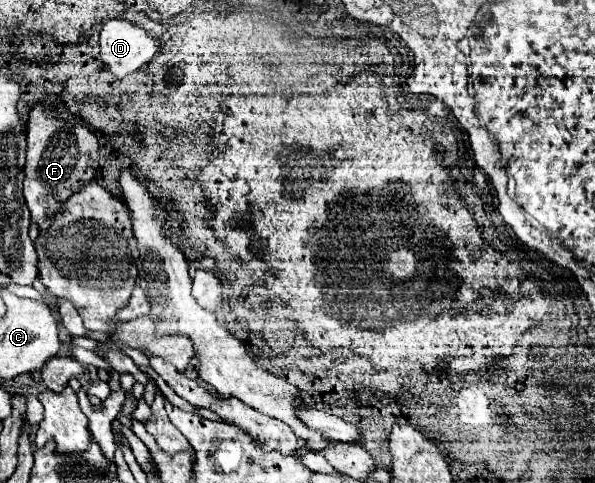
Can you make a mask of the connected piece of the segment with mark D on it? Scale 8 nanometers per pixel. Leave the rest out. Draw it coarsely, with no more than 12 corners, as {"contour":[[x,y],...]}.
{"contour":[[122,19],[104,23],[100,61],[116,79],[138,71],[156,41]]}

